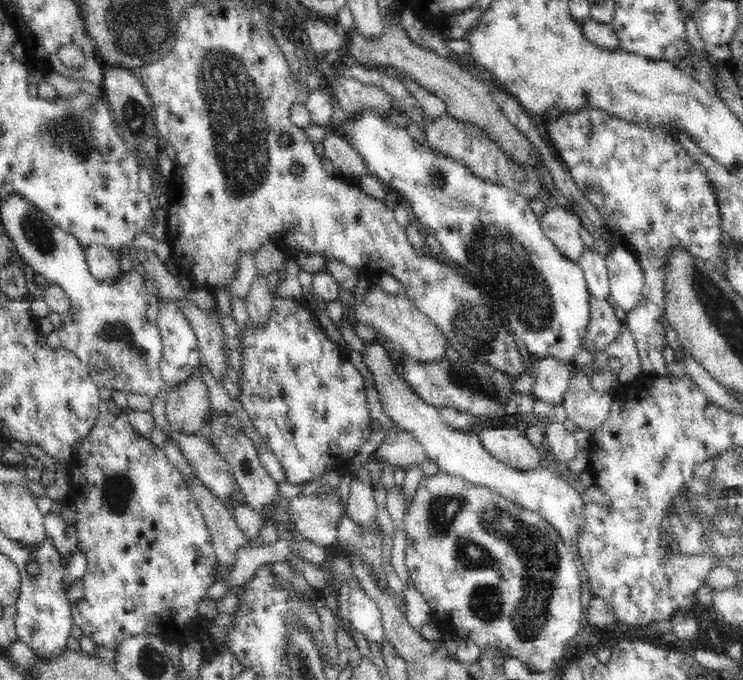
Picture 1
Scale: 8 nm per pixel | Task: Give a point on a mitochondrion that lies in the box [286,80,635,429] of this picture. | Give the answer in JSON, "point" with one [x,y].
{"point":[519,292]}

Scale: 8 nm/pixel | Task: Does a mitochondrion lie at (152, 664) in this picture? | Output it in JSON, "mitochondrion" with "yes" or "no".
{"mitochondrion":"yes"}

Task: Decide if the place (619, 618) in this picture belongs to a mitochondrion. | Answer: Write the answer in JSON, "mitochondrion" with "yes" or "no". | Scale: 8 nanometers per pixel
{"mitochondrion":"no"}

